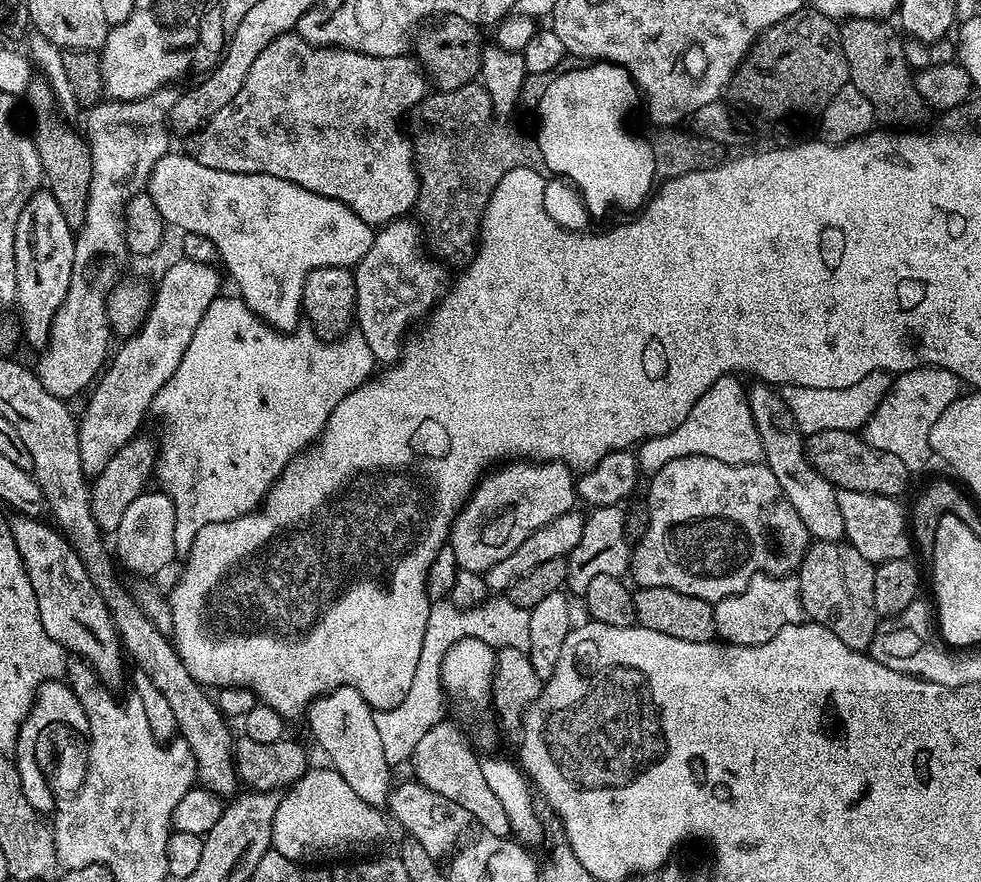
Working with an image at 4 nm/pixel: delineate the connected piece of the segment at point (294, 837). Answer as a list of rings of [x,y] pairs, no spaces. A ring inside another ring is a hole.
[[[309,767],[305,776],[298,778],[298,782],[280,796],[280,805],[274,814],[272,848],[278,854],[282,854],[282,858],[290,858],[297,864],[305,866],[320,866],[325,862],[340,862],[345,858],[367,857],[375,853],[372,851],[388,836],[389,821],[385,813],[381,809],[371,808],[369,804],[362,802],[362,798],[358,798],[358,794],[350,790],[346,778],[342,778],[342,774],[338,774],[335,768],[323,767]]]

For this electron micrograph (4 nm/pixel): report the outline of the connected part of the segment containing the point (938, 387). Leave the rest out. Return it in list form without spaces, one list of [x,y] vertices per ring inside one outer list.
[[[921,366],[909,372],[899,373],[893,379],[886,398],[874,410],[874,414],[864,423],[862,435],[874,450],[894,454],[894,458],[906,462],[909,470],[916,470],[933,455],[930,446],[930,430],[934,422],[942,418],[946,406],[950,406],[962,394],[962,381],[945,368]]]

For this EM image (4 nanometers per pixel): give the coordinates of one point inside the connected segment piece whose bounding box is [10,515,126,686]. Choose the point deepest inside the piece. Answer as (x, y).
(73, 613)

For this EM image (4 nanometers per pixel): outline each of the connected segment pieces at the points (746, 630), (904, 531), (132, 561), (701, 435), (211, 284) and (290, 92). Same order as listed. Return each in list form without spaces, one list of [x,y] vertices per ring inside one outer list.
[[[795,575],[766,576],[750,578],[750,582],[738,594],[715,601],[714,622],[716,635],[723,643],[754,646],[770,642],[778,630],[805,619],[800,597],[800,581]]]
[[[839,489],[836,493],[838,507],[842,514],[842,523],[846,526],[844,540],[862,554],[871,564],[878,565],[887,560],[902,560],[909,555],[910,520],[906,508],[899,499],[879,496],[858,490]]]
[[[145,490],[141,496],[134,498],[134,502],[130,502],[130,506],[114,534],[114,540],[116,540],[116,548],[114,544],[115,559],[121,565],[124,563],[130,571],[137,572],[140,576],[152,576],[155,572],[162,571],[171,560],[177,559],[174,546],[174,502],[172,499],[162,491]]]
[[[725,374],[694,402],[694,410],[686,414],[686,422],[675,428],[670,434],[656,436],[639,445],[638,459],[640,471],[645,477],[652,477],[666,462],[674,458],[687,456],[705,456],[727,464],[758,464],[763,461],[762,438],[758,438],[758,426],[750,414],[748,393],[745,385],[739,384],[737,377]]]
[[[179,259],[165,270],[160,285],[151,293],[148,314],[142,326],[121,343],[124,345],[117,352],[115,349],[110,363],[103,369],[102,375],[95,381],[87,397],[89,400],[84,413],[79,413],[78,450],[82,454],[82,470],[89,478],[102,474],[110,458],[114,458],[114,454],[118,454],[118,450],[122,450],[122,446],[126,446],[126,442],[130,442],[132,437],[143,429],[140,427],[144,424],[144,415],[149,415],[158,390],[162,390],[162,386],[172,377],[174,370],[178,370],[178,362],[182,362],[182,354],[186,354],[186,346],[190,346],[190,338],[194,338],[194,330],[198,330],[202,314],[206,314],[209,306],[221,295],[219,267],[203,260]]]
[[[295,31],[282,33],[266,46],[258,58],[250,66],[245,82],[238,94],[230,99],[228,105],[223,106],[216,114],[205,120],[203,127],[191,134],[187,151],[202,166],[210,166],[210,170],[223,172],[241,172],[242,174],[266,174],[274,178],[282,178],[286,182],[294,182],[306,190],[319,196],[334,198],[342,202],[362,222],[373,226],[389,224],[391,220],[407,217],[416,207],[416,199],[420,193],[420,179],[416,173],[416,158],[412,154],[412,142],[407,135],[400,133],[396,120],[405,119],[406,113],[424,101],[429,95],[430,80],[419,60],[411,55],[403,56],[371,56],[362,52],[355,52],[346,48],[321,48],[319,44],[311,44],[297,36]]]

